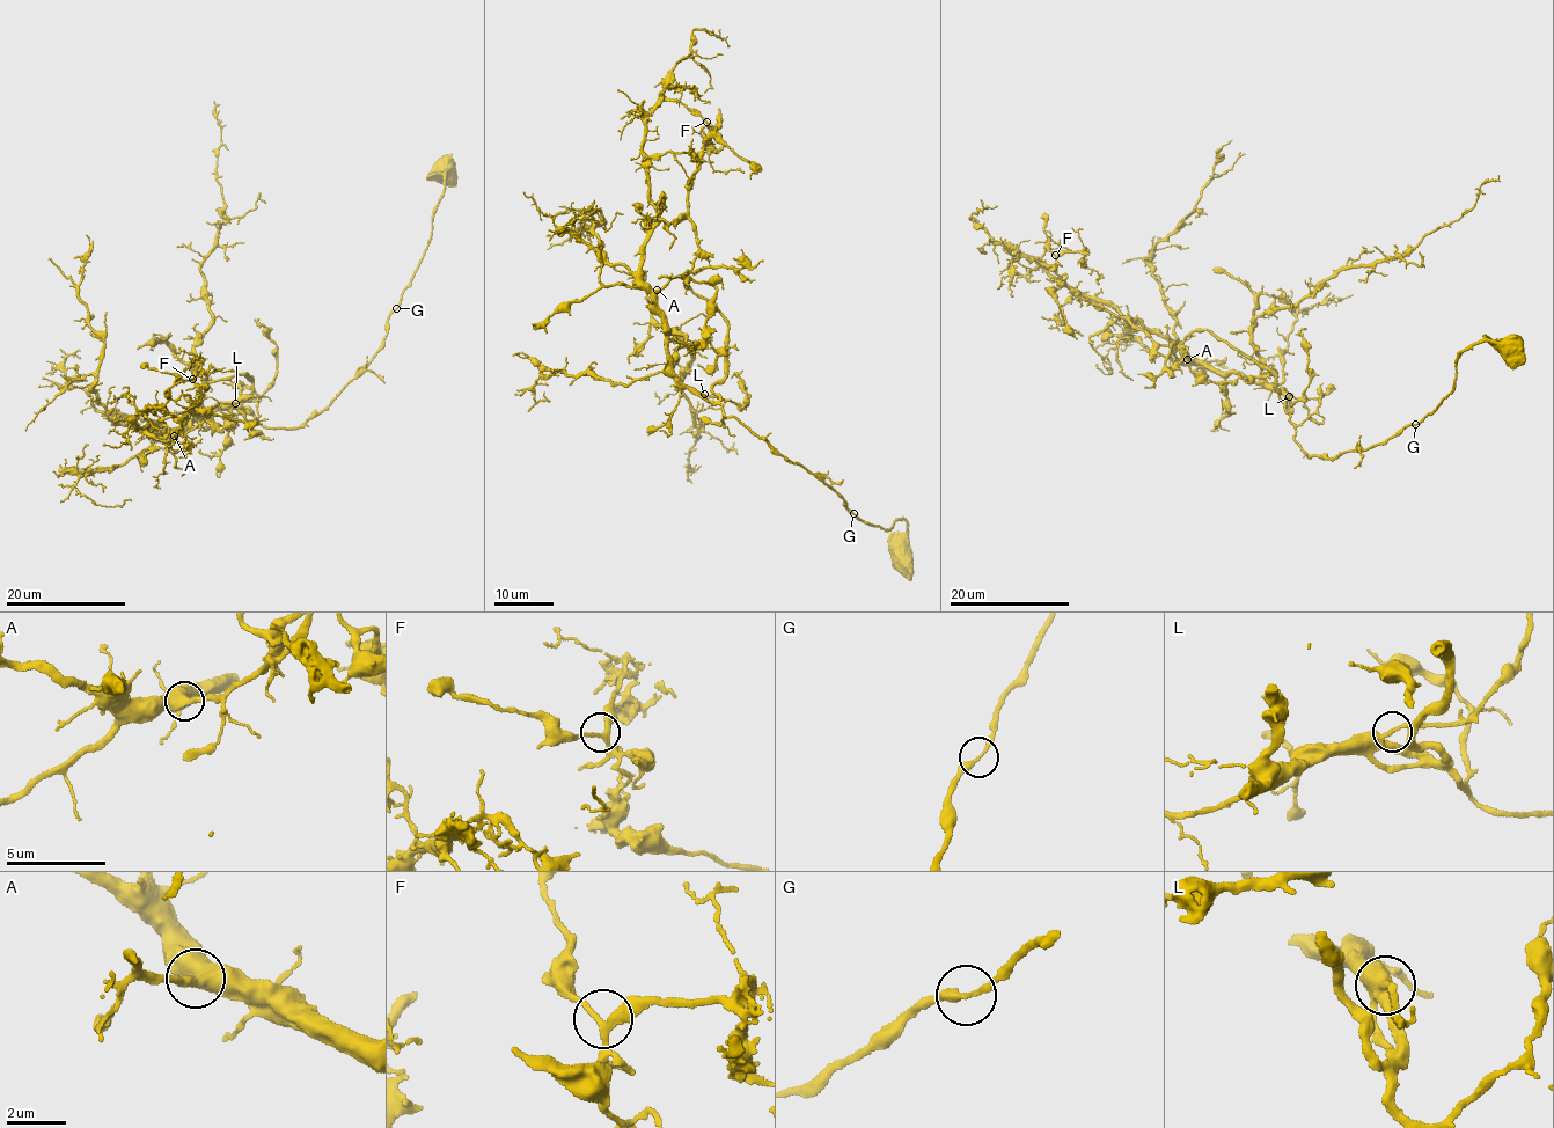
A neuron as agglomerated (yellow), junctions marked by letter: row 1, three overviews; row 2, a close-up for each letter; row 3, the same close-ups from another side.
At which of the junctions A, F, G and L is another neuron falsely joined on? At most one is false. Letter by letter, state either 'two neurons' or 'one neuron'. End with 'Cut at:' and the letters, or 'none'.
A: one neuron
F: one neuron
G: one neuron
L: one neuron
Cut at: none

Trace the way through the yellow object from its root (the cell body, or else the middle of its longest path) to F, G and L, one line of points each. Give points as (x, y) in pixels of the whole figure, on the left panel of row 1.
F: (445, 171), (385, 343), (328, 408), (287, 430), (220, 410), (174, 437), (207, 417), (187, 415), (192, 379)
G: (445, 171), (444, 195), (433, 214), (430, 241), (397, 308)
L: (445, 171), (430, 241), (388, 319), (385, 343), (365, 370), (328, 408), (300, 426), (262, 426), (235, 403)

